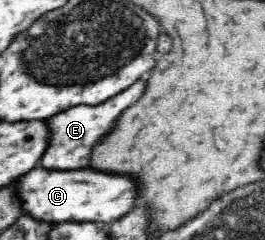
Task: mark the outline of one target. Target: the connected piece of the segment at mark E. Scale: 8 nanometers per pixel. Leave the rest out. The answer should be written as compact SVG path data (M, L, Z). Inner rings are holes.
M137 81L129 89L121 91L117 97L113 97L113 99L101 103L101 105L95 105L95 107L76 105L58 113L57 117L49 118L49 127L51 127L53 137L51 137L49 147L40 159L39 166L49 170L77 169L77 167L83 169L83 167L87 167L89 161L91 161L93 145L101 137L109 135L109 131L115 127L115 123L121 117L121 113L127 107L131 107L135 101L139 101L143 97L143 93L145 93L145 81Z

